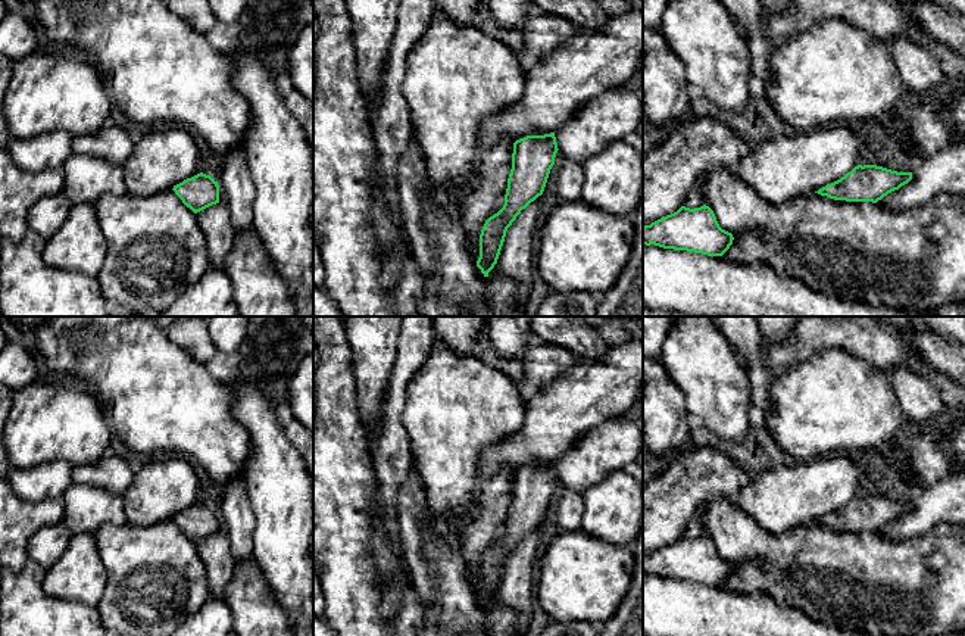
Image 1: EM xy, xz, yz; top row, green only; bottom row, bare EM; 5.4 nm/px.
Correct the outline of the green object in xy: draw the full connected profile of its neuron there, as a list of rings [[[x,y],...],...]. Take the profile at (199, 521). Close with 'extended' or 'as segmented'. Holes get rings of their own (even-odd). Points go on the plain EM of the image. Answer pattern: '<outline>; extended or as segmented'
[[[203,502],[184,509],[172,520],[194,543],[219,533],[218,511]]]; as segmented

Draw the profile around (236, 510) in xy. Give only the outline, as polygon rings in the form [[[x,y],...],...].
[[[243,477],[229,480],[221,490],[218,515],[228,526],[228,537],[235,564],[253,556],[256,518]]]

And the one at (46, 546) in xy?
[[[60,521],[34,533],[26,555],[46,570],[43,590],[49,596],[97,607],[107,574],[93,533],[72,534]]]

